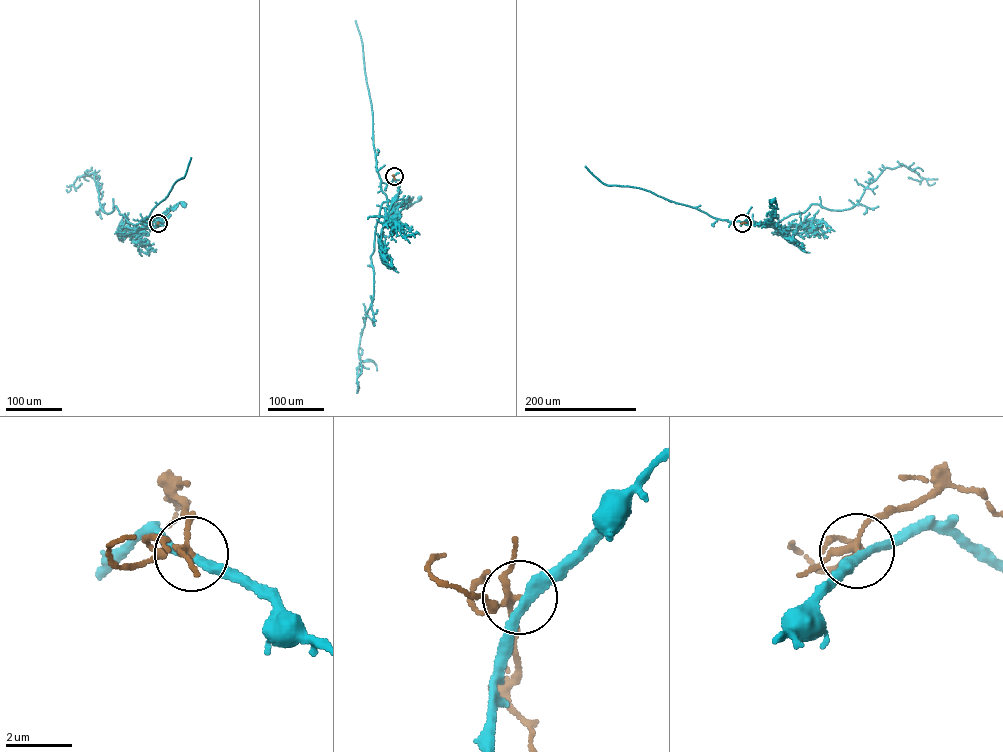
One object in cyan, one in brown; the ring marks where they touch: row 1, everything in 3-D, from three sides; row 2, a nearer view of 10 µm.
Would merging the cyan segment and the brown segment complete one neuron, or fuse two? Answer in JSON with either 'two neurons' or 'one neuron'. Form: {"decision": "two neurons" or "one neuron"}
{"decision": "two neurons"}

